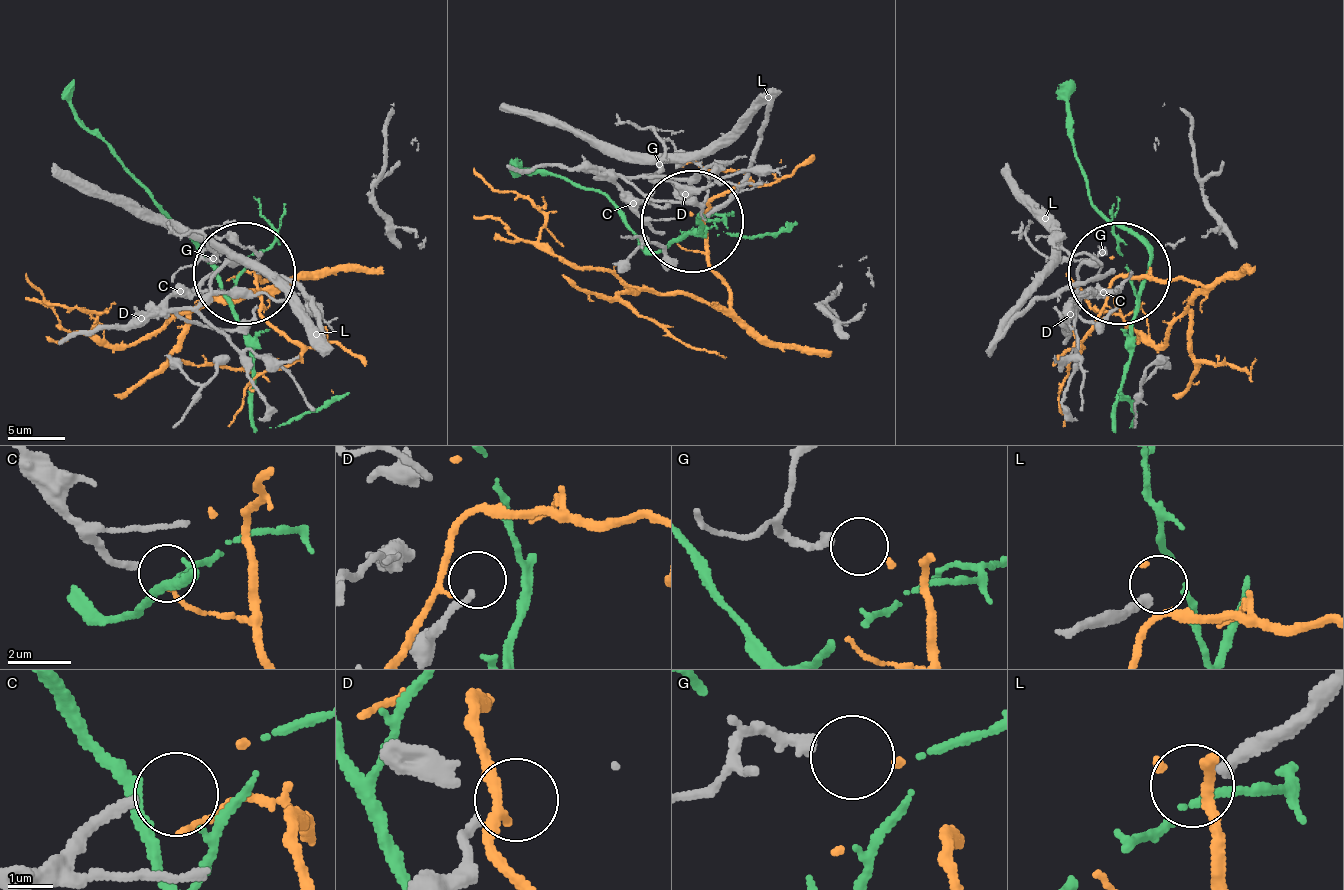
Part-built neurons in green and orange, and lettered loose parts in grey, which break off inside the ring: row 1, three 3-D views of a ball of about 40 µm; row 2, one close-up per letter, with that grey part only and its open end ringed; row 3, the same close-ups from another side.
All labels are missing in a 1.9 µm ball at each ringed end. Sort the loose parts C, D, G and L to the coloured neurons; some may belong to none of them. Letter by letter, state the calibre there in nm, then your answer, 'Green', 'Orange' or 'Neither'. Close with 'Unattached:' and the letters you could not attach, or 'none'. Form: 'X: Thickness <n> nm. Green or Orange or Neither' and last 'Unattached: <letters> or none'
C: Thickness 240 nm. Neither
D: Thickness 180 nm. Neither
G: Thickness 320 nm. Orange
L: Thickness 320 nm. Neither
Unattached: C, D, L

